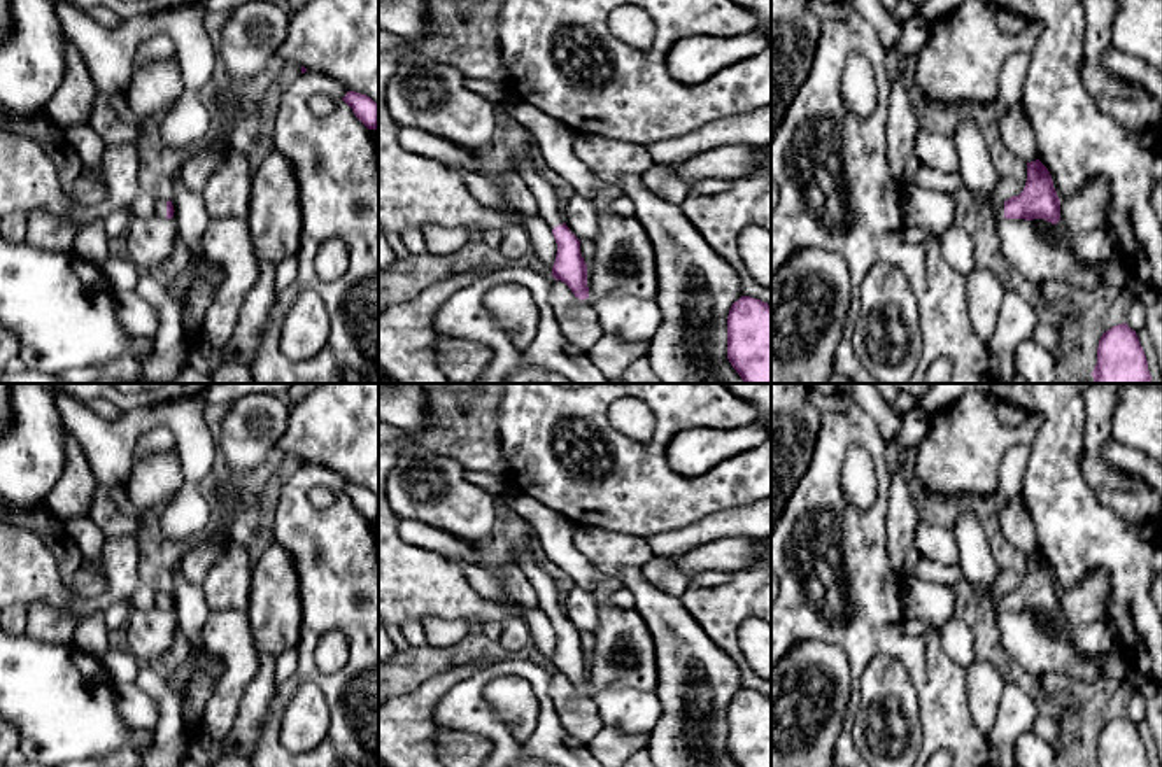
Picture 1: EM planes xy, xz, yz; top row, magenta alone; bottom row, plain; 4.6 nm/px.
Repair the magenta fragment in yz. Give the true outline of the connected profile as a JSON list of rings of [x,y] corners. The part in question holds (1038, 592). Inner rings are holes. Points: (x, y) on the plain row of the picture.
[[[1039,552],[1027,555],[1027,574],[1018,588],[978,597],[990,601],[999,611],[1045,611],[1052,616],[1060,613],[1060,592],[1048,560]]]

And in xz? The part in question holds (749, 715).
[[[750,688],[731,697],[727,751],[738,767],[771,767],[771,697]]]

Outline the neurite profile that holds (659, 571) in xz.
[[[654,555],[643,567],[643,576],[661,592],[680,597],[691,585],[692,576],[677,569],[666,557]]]

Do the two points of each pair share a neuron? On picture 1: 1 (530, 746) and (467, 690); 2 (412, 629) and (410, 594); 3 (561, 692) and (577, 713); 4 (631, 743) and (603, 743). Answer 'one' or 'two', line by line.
1: one
2: two
3: one
4: one

